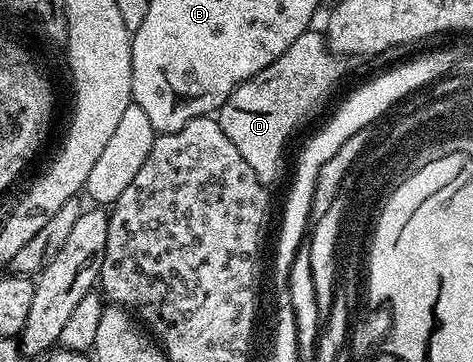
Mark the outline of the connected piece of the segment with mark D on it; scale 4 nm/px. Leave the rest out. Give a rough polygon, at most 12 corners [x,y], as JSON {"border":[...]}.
{"border":[[312,28],[217,111],[264,184],[344,59]]}

